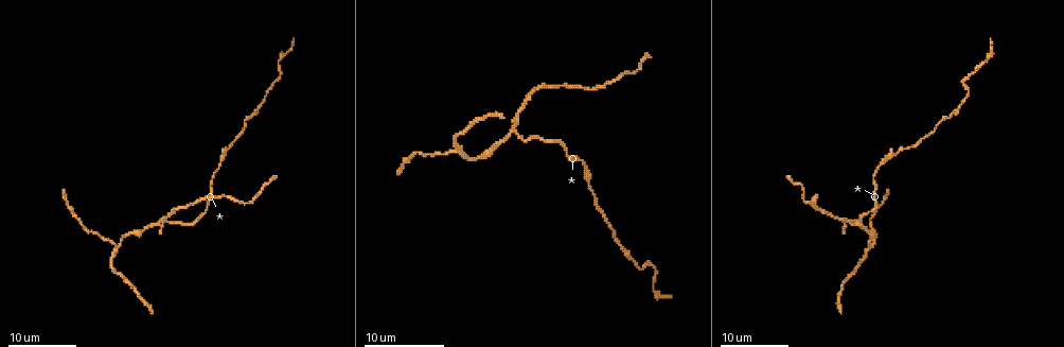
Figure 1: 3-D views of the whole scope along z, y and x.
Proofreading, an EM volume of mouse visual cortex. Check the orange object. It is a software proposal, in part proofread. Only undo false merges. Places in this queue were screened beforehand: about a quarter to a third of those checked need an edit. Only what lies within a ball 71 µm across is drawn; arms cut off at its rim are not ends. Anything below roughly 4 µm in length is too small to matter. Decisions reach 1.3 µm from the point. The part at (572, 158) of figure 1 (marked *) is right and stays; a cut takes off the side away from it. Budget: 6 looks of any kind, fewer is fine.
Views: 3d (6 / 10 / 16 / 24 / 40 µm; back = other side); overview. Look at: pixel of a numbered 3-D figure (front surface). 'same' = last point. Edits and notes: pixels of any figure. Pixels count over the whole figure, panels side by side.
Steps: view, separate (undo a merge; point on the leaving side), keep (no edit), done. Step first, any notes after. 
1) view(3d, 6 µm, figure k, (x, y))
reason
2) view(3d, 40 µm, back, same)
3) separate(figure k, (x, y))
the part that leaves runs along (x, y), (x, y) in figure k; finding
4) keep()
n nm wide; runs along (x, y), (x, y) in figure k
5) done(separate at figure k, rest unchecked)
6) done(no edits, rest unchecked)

view(3d, 16 µm, figure 1, (850, 221))
four or more arms meet

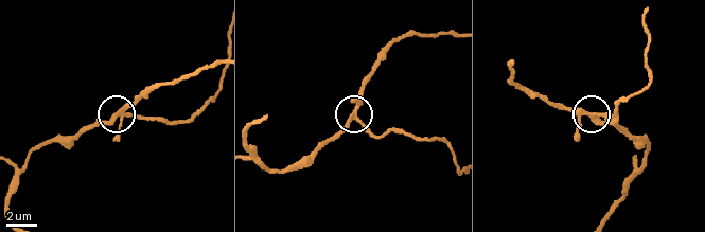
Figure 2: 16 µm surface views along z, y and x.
view(3d, 10 µm, figure 2, (590, 116))
closer look

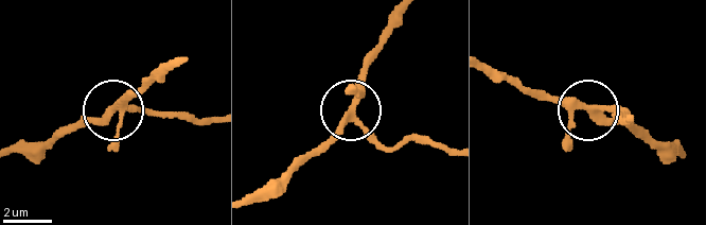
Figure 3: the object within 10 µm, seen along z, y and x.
keep()
runs along (213, 117), (112, 110), (75, 126) in figure 3; one cell here

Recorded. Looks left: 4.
view(3d, 24 µm, figure 1, (870, 248))
a fork

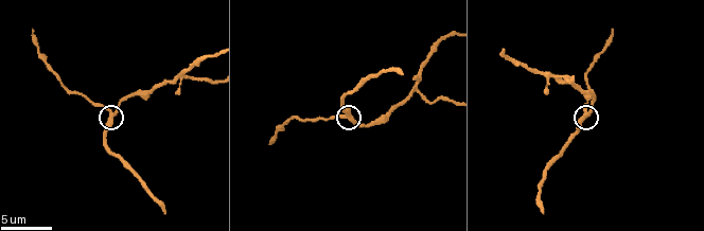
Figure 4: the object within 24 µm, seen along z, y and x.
view(3d, 10 µm, figure 4, (349, 115))

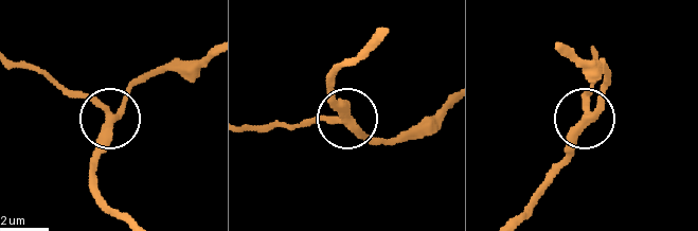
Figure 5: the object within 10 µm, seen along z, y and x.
keep()
side arm 14 µm; runs along (447, 96), (387, 139), (342, 121), (285, 127) in figure 5; all the same cell

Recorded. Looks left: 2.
done(no edits, rest unchecked)

